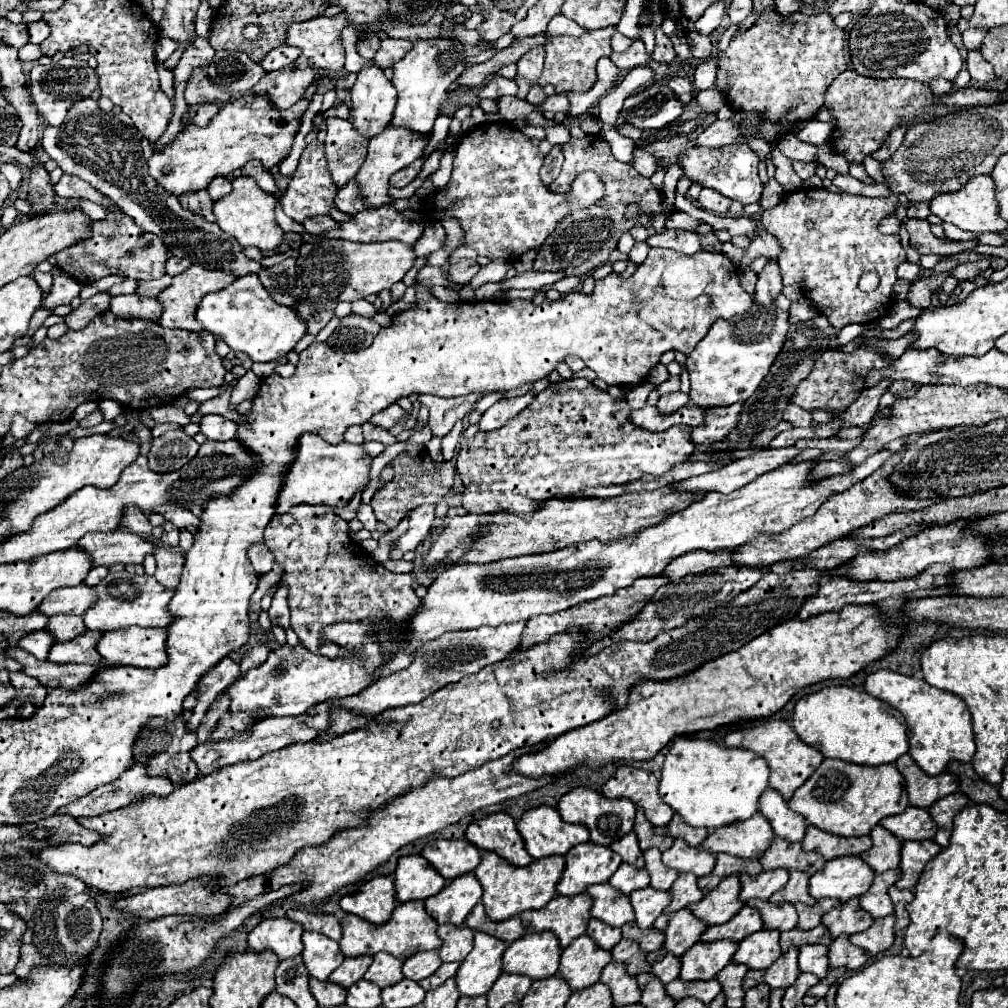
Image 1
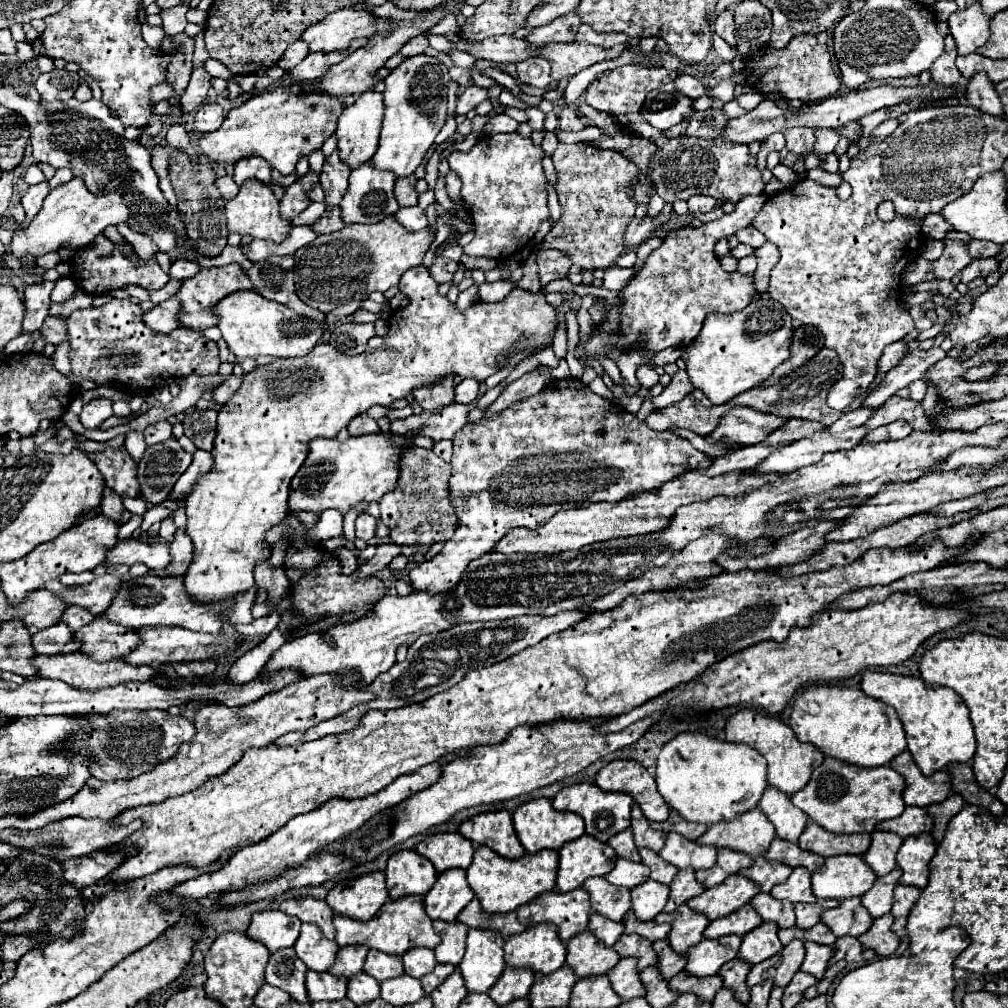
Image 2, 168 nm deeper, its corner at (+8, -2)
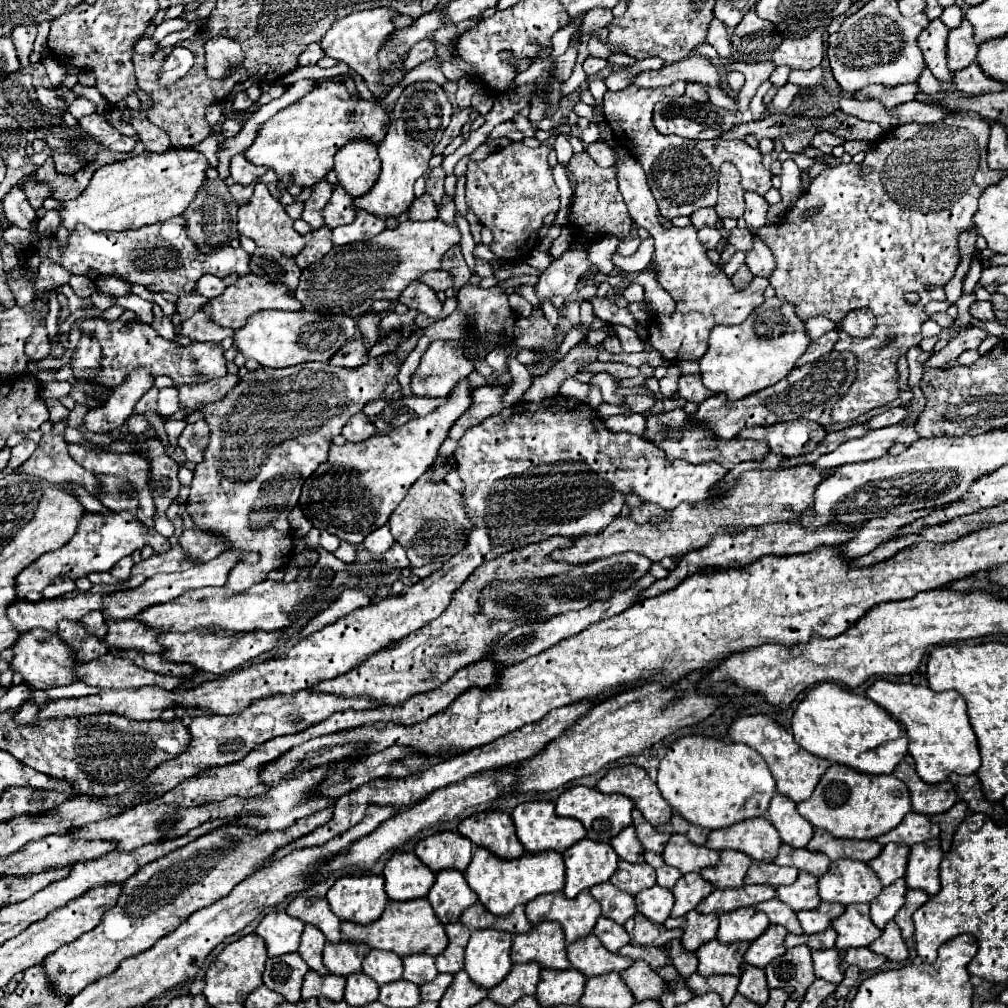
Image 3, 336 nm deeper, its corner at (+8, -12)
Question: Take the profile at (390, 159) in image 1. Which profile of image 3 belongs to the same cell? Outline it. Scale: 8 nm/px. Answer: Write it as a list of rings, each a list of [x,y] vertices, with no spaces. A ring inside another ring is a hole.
[[[356,210],[356,216],[350,224],[332,230],[332,242],[340,246],[340,244],[366,240],[380,234],[384,228],[386,228],[386,218],[378,218],[376,214],[370,214],[366,210]]]

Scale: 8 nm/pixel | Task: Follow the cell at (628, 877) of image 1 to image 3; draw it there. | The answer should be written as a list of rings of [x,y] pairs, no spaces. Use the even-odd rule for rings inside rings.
[[[621,860],[616,872],[610,878],[610,882],[618,890],[636,896],[640,890],[646,890],[646,888],[654,886],[656,874],[654,874],[654,868],[648,866],[646,862],[644,864],[630,864]]]

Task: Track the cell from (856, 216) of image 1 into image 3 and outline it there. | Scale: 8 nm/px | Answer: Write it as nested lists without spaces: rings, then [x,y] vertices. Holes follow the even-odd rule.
[[[948,114],[932,124],[896,126],[866,152],[862,164],[850,162],[824,168],[812,180],[812,188],[808,186],[808,190],[800,194],[796,204],[776,224],[766,224],[756,232],[756,236],[770,246],[776,258],[776,270],[768,282],[780,300],[794,306],[802,322],[812,316],[826,316],[832,322],[840,322],[848,312],[860,308],[872,310],[878,320],[870,338],[850,338],[842,334],[834,346],[838,352],[852,352],[858,370],[846,396],[838,400],[832,410],[834,422],[852,422],[860,414],[898,398],[896,360],[922,340],[920,326],[928,320],[922,306],[930,300],[946,300],[944,286],[954,276],[960,262],[958,234],[970,228],[982,190],[1006,176],[1006,170],[990,170],[986,164],[988,132],[990,124],[978,114]],[[864,168],[870,168],[872,172],[862,176]],[[810,210],[816,210],[816,214],[804,216]],[[906,292],[920,294],[920,302],[914,306],[906,304]]]

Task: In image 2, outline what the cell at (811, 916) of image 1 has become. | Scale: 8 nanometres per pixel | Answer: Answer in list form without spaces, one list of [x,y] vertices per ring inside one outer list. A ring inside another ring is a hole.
[[[816,900],[814,904],[796,904],[796,926],[798,928],[812,928],[820,922],[820,914],[828,908],[836,908],[838,900]]]

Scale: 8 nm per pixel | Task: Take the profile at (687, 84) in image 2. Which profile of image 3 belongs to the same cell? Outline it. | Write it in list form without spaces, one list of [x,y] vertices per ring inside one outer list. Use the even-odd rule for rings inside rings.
[[[688,84],[686,86],[686,96],[696,100],[696,102],[708,102],[708,94],[704,92],[704,88],[700,84]]]

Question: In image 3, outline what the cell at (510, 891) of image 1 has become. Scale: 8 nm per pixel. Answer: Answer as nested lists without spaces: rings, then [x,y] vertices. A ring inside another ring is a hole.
[[[476,848],[464,876],[468,886],[478,894],[478,900],[494,916],[506,916],[516,906],[524,906],[542,894],[560,892],[564,886],[564,860],[554,850],[550,850],[550,854],[524,854],[518,860],[498,860],[498,856],[486,848]]]

